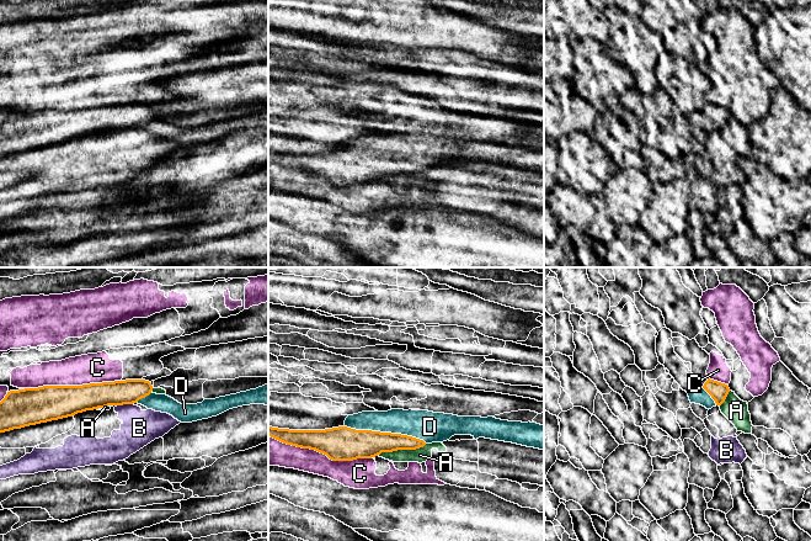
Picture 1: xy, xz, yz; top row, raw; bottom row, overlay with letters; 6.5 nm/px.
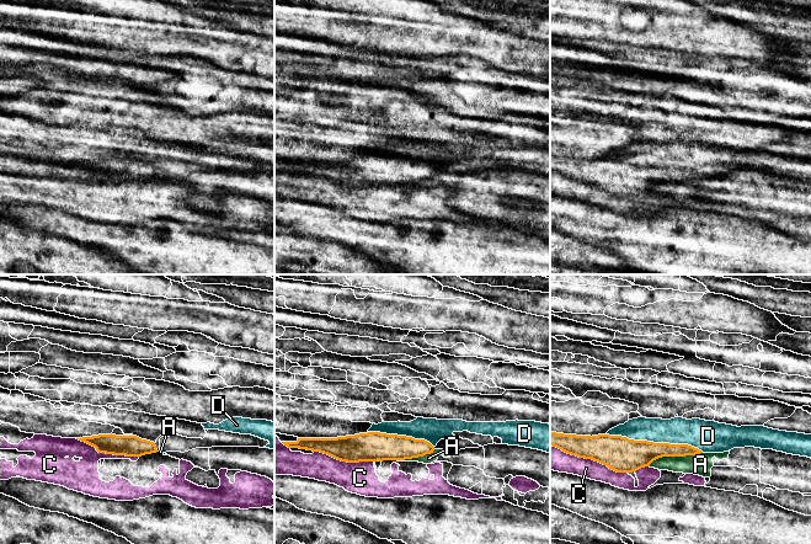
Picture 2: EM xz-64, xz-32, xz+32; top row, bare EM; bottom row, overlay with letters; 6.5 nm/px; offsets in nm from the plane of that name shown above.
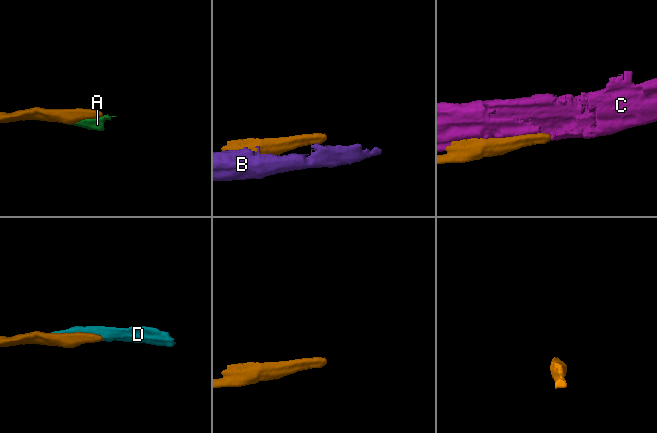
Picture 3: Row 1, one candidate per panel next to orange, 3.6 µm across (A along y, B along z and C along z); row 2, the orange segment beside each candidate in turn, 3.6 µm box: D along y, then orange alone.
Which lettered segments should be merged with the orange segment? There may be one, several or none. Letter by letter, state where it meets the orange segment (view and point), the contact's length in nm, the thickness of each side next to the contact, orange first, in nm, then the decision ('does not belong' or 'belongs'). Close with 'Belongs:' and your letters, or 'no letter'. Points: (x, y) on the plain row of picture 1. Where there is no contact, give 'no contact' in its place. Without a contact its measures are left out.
A: meets orange in xz at (401, 173); contact 340 nm long; 190 nm thick on the orange side, 100 nm on the other; does not belong
B: meets orange in xy at (124, 127); contact 110 nm long; 180 nm thick on the orange side, 240 nm on the other; does not belong
C: meets orange in xz at (320, 176); contact 700 nm long; 220 nm thick on the orange side, 180 nm on the other; does not belong
D: meets orange in xz at (385, 157); contact 550 nm long; 200 nm thick on the orange side, 190 nm on the other; belongs
Belongs: D

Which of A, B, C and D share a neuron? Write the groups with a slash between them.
A B / C / D

